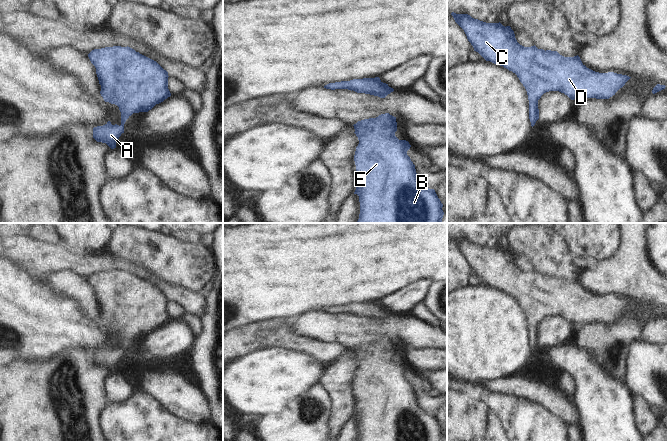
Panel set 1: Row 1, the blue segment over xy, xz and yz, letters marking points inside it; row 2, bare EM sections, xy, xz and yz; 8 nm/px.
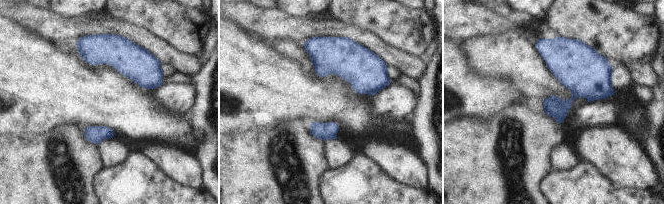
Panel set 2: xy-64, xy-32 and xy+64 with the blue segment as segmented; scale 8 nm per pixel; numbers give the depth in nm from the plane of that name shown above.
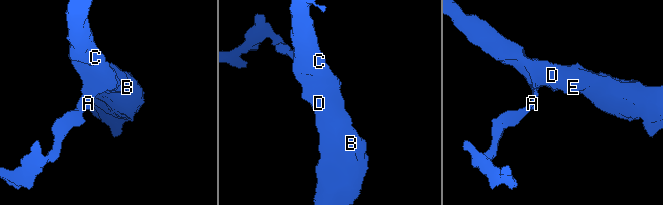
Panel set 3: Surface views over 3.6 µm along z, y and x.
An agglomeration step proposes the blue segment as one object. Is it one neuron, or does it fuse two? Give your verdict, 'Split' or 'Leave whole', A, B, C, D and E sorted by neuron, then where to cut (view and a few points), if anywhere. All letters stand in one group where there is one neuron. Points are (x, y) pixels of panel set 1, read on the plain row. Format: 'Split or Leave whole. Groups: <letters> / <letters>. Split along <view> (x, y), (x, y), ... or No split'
Leave whole. Groups: A B C D E. No split

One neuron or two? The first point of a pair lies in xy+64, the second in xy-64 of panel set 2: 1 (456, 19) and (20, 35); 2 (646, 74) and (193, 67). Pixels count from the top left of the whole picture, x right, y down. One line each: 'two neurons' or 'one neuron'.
1: two neurons
2: one neuron

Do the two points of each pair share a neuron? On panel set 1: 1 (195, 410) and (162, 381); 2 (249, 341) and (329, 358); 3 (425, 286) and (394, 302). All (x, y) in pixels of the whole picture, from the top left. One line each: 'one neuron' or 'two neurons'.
1: one neuron
2: one neuron
3: one neuron

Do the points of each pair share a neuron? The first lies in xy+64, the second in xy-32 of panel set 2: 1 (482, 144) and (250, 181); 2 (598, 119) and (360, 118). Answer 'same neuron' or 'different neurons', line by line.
1: same neuron
2: different neurons

